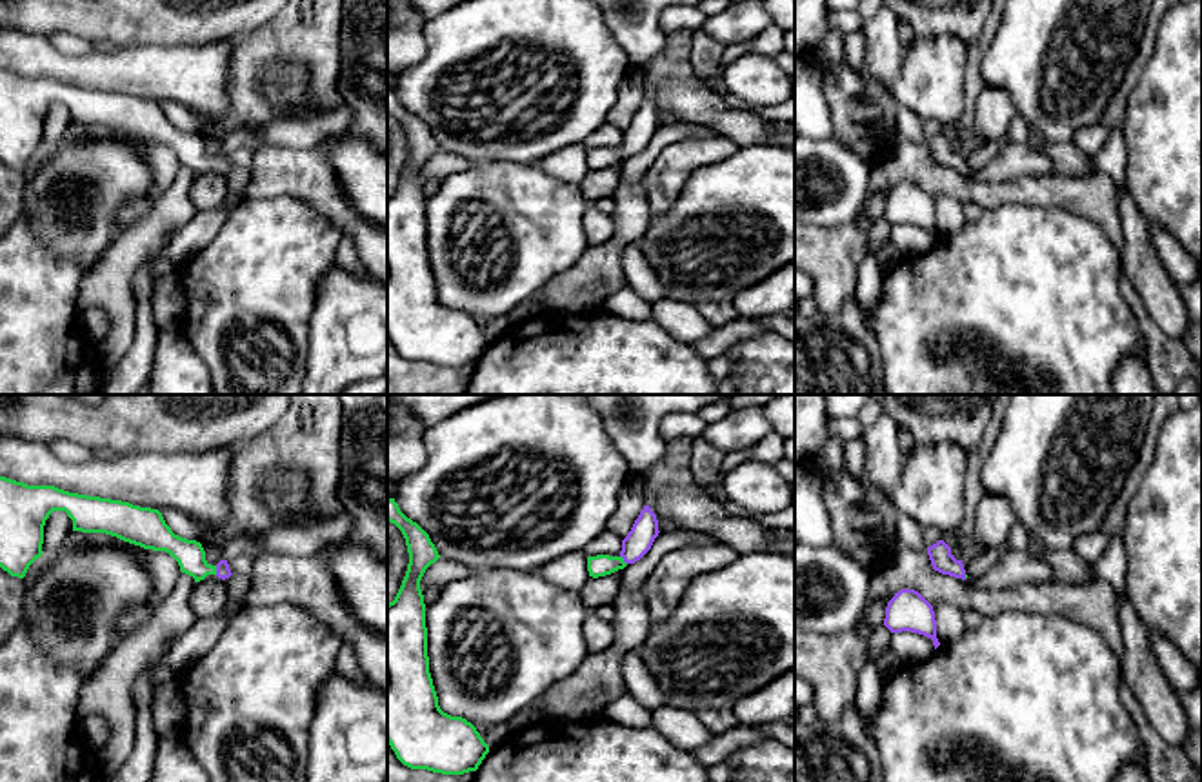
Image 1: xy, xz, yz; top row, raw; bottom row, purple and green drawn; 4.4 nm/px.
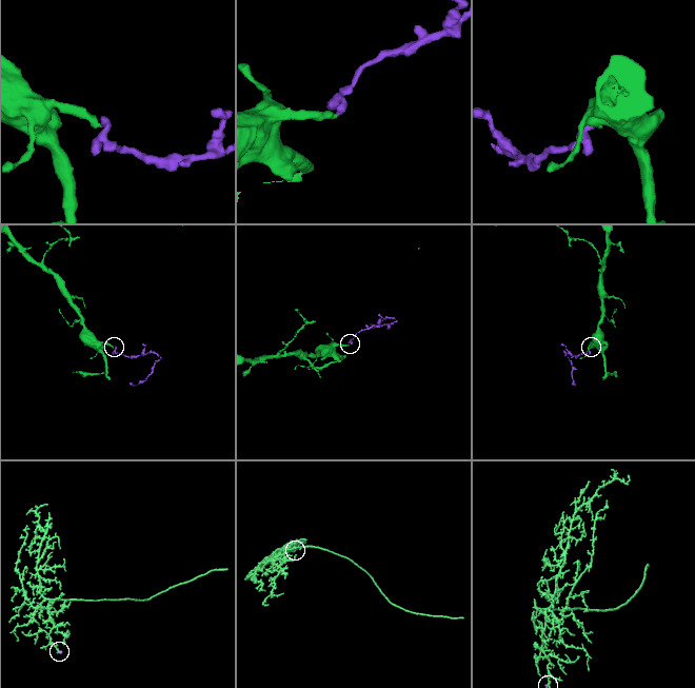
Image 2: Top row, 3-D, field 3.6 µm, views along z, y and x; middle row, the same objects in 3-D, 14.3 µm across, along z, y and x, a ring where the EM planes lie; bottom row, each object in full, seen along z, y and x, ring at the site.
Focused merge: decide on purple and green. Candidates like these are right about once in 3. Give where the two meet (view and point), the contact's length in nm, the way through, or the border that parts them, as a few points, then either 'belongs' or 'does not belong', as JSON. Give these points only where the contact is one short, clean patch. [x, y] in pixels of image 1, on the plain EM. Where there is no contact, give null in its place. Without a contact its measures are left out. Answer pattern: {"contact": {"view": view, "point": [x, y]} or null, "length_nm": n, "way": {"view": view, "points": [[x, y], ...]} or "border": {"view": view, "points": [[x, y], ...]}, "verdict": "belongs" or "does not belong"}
{"contact": {"view": "xy", "point": [217, 162]}, "length_nm": 40, "way": {"view": "xy", "points": [[222, 160], [217, 162], [204, 162], [190, 148]]}, "verdict": "belongs"}

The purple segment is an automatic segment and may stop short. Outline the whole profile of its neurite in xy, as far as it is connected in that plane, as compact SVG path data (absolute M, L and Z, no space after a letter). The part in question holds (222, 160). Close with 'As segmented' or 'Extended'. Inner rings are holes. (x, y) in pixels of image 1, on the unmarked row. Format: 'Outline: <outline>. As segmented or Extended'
Outline: M0 69L0 160L11 169L24 171L42 149L44 118L53 104L65 104L73 124L105 125L144 142L165 144L195 175L207 167L222 173L233 167L227 153L211 158L200 135L175 127L158 102Z. Extended

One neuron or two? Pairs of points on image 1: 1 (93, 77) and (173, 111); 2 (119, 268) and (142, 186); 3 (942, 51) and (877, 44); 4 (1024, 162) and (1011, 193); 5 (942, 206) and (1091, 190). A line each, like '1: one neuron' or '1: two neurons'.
1: two neurons
2: two neurons
3: two neurons
4: two neurons
5: two neurons

